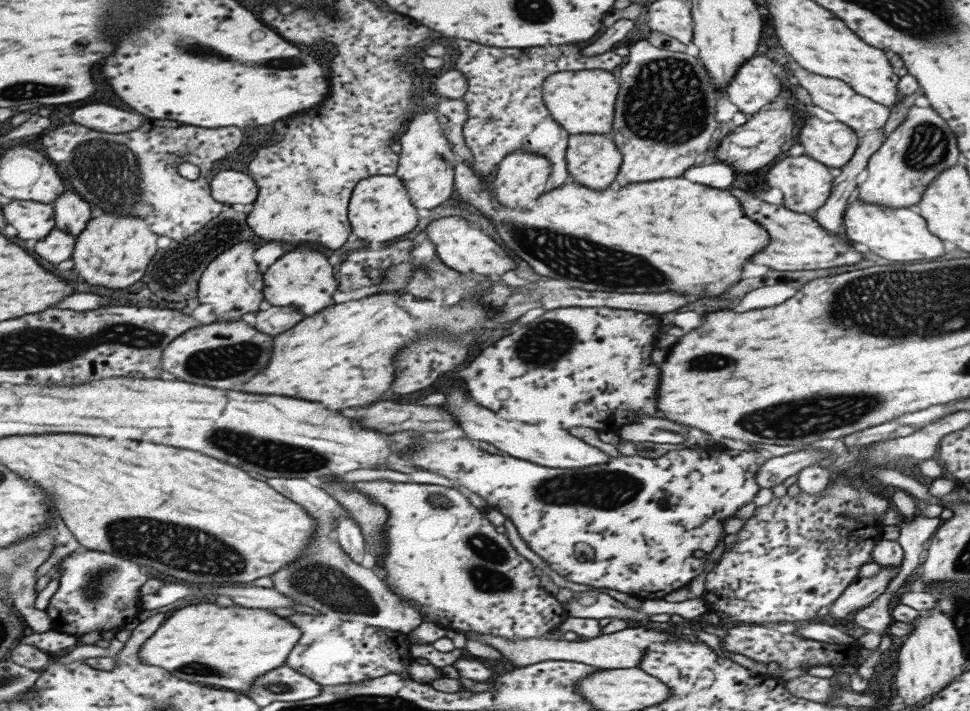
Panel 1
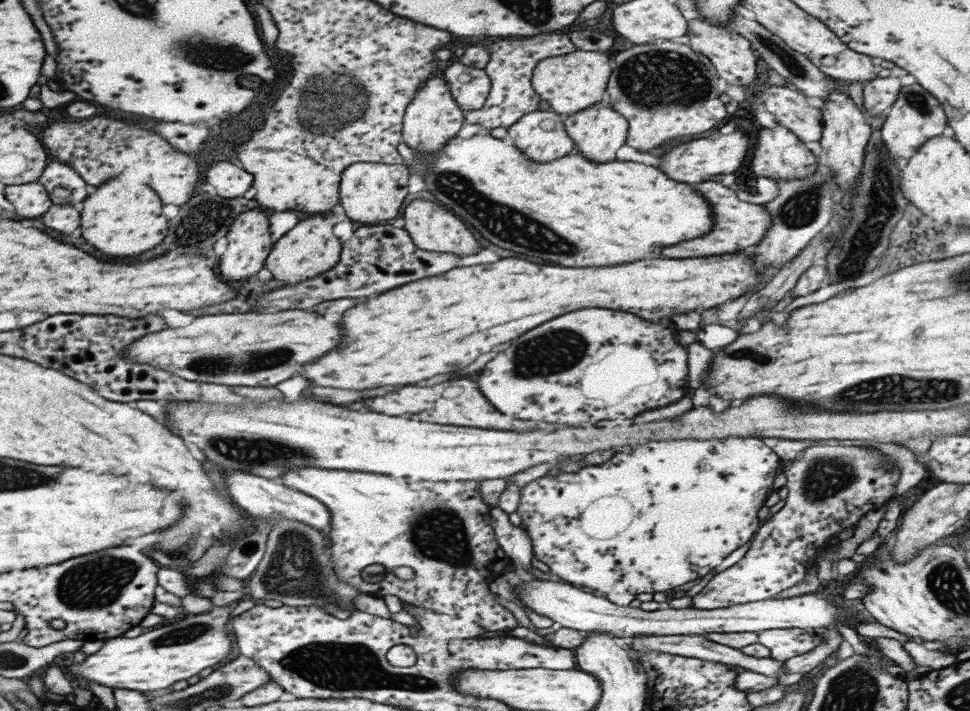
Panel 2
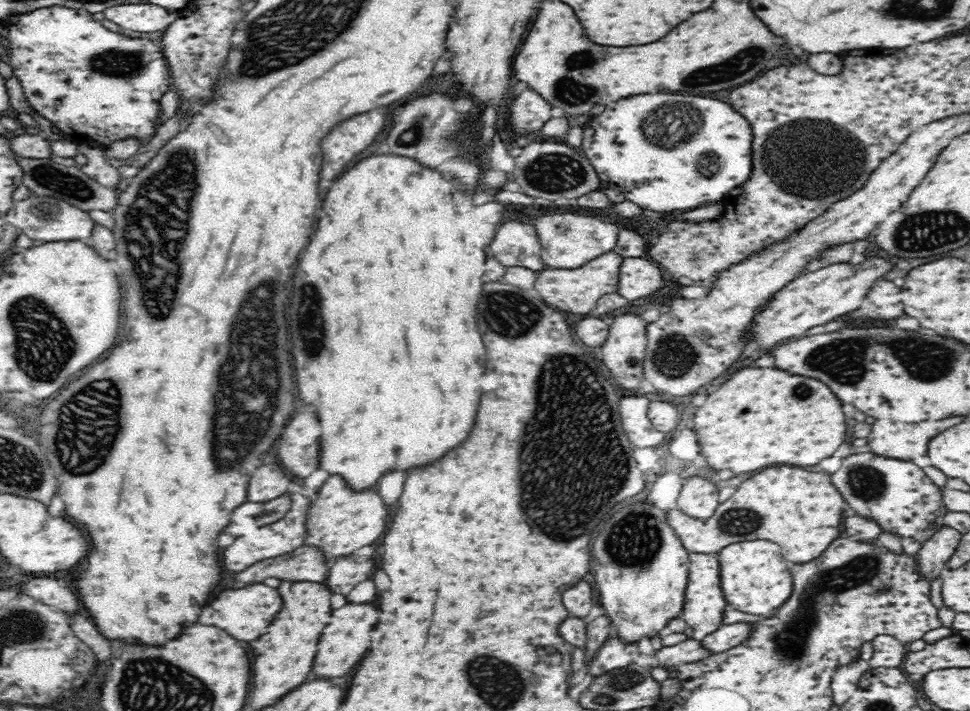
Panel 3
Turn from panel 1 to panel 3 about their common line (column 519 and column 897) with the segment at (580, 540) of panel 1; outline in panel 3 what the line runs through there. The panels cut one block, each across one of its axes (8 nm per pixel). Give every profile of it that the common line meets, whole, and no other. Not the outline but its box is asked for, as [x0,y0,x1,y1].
[832,452,950,545]

